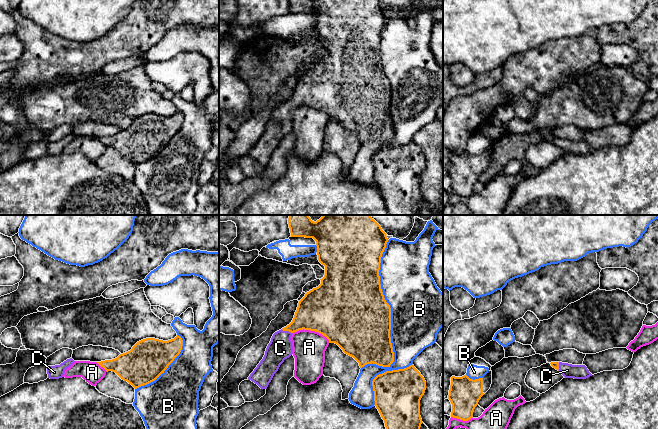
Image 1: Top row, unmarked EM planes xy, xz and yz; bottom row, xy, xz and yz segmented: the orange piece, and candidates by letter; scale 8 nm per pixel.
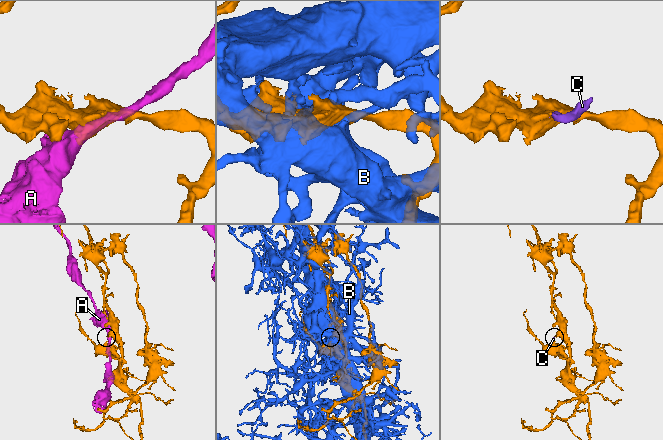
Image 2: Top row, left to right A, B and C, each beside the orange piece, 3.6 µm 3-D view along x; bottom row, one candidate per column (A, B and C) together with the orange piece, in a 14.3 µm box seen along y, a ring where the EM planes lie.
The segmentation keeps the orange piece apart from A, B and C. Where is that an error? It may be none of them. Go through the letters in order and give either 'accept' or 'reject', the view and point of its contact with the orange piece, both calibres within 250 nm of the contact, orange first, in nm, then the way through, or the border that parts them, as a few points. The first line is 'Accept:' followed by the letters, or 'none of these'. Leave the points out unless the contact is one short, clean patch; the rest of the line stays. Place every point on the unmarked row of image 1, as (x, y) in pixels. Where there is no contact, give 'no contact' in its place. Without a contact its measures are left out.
Accept: C
A: reject; meets orange in xz at (311, 106); 460 nm thick on the orange side, 260 nm on the other
B: reject; meets orange in xz at (390, 93); 500 nm thick on the orange side, 460 nm on the other
C: accept; meets orange in xz at (286, 106); 260 nm thick on the orange side, 190 nm on the other; runs through xz (312, 89), (286, 106), (281, 115), (280, 124)

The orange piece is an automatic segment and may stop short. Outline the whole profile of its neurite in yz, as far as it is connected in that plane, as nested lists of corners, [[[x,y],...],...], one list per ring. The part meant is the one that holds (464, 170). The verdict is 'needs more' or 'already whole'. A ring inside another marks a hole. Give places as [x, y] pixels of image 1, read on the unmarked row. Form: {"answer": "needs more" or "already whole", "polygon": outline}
{"answer": "needs more", "polygon": [[[492,147],[479,155],[470,155],[467,151],[451,153],[448,175],[452,180],[451,193],[463,197],[473,194],[473,188],[481,173],[490,165]]]}

